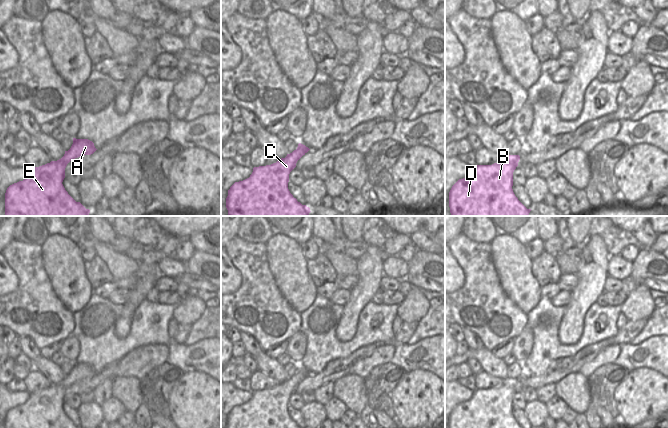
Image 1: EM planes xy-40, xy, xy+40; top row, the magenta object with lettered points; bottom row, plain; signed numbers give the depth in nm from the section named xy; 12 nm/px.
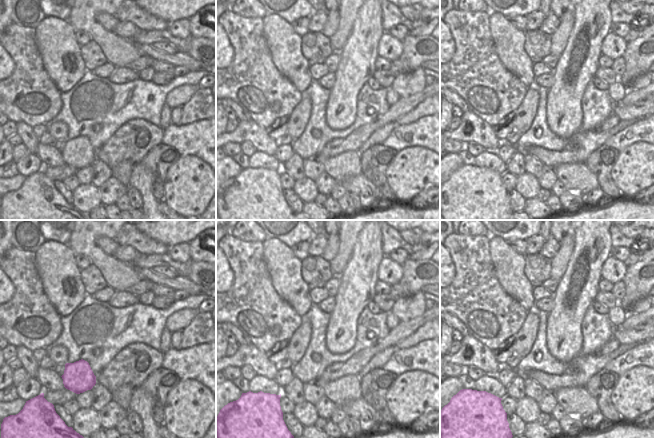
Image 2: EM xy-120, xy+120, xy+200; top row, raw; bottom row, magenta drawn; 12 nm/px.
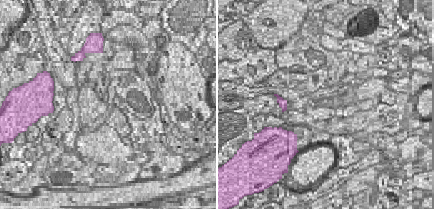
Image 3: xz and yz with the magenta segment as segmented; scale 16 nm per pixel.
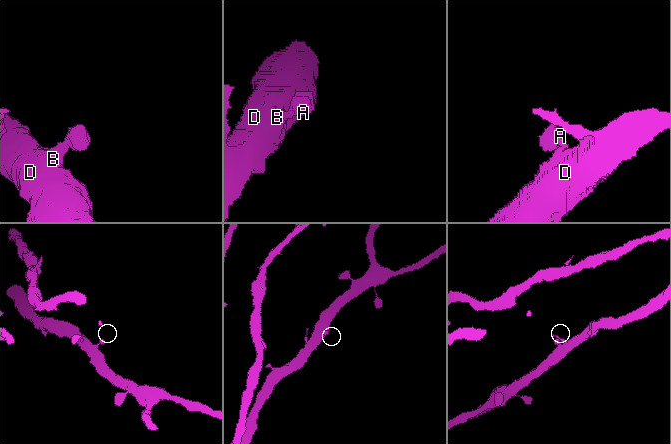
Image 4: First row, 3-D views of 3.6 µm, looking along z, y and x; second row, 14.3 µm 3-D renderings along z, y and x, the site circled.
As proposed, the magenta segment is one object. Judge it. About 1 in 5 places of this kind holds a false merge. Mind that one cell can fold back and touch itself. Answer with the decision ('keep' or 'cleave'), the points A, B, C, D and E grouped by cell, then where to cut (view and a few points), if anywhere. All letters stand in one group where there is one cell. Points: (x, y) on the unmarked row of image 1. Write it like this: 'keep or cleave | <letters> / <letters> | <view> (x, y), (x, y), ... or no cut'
keep | A B C D E | no cut

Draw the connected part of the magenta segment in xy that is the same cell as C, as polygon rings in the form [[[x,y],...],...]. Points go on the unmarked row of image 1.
[[[299,367],[296,374],[276,387],[254,391],[249,402],[230,411],[226,428],[301,428],[288,413],[289,398],[309,374]]]

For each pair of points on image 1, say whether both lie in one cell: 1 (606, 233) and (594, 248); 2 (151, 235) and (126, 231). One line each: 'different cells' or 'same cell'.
1: different cells
2: different cells

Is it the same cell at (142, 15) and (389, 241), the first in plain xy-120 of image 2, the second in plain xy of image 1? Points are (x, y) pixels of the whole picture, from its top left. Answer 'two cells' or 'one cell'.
one cell

